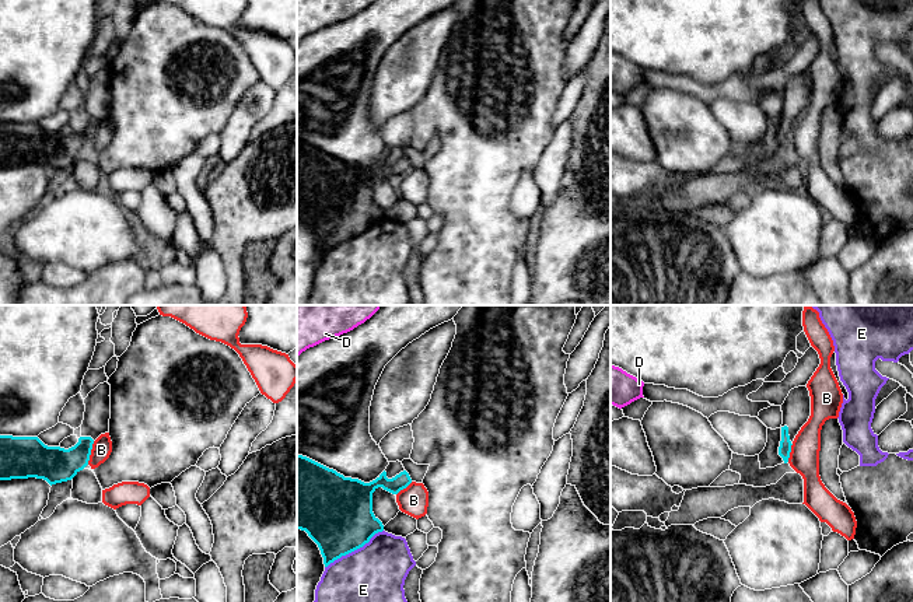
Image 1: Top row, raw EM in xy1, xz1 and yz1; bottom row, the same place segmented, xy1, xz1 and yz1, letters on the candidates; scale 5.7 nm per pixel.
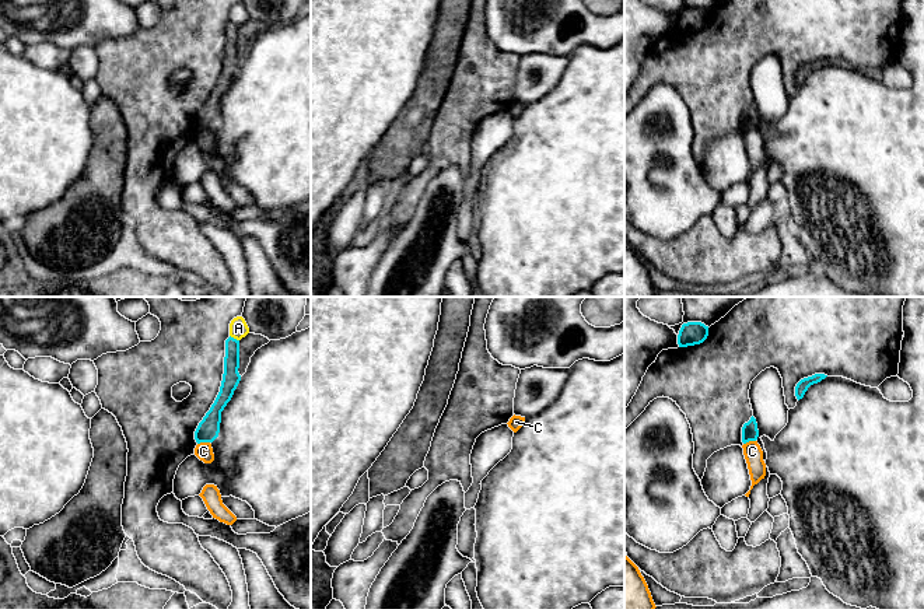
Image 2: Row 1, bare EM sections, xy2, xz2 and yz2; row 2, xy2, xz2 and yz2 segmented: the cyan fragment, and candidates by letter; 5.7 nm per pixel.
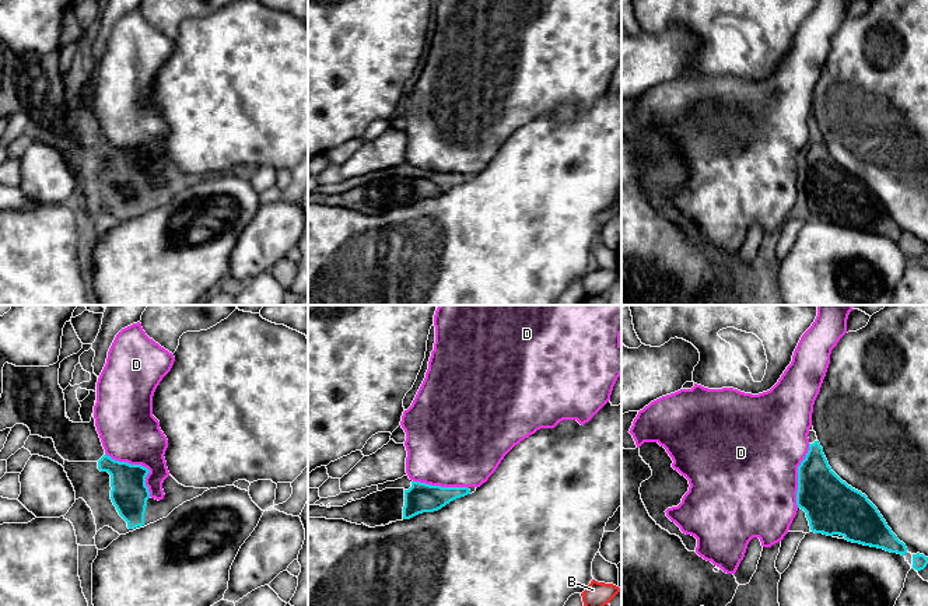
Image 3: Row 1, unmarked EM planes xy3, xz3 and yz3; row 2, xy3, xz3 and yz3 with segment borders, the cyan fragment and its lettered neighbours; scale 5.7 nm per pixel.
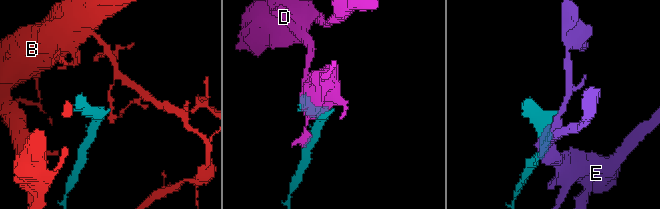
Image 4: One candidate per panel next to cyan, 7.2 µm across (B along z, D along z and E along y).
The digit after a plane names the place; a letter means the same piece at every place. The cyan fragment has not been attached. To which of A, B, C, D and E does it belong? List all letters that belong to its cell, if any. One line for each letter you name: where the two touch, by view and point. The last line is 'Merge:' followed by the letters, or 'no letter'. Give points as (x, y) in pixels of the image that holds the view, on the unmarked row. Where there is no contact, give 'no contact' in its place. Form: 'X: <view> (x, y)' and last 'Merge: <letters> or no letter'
Merge: no letter

